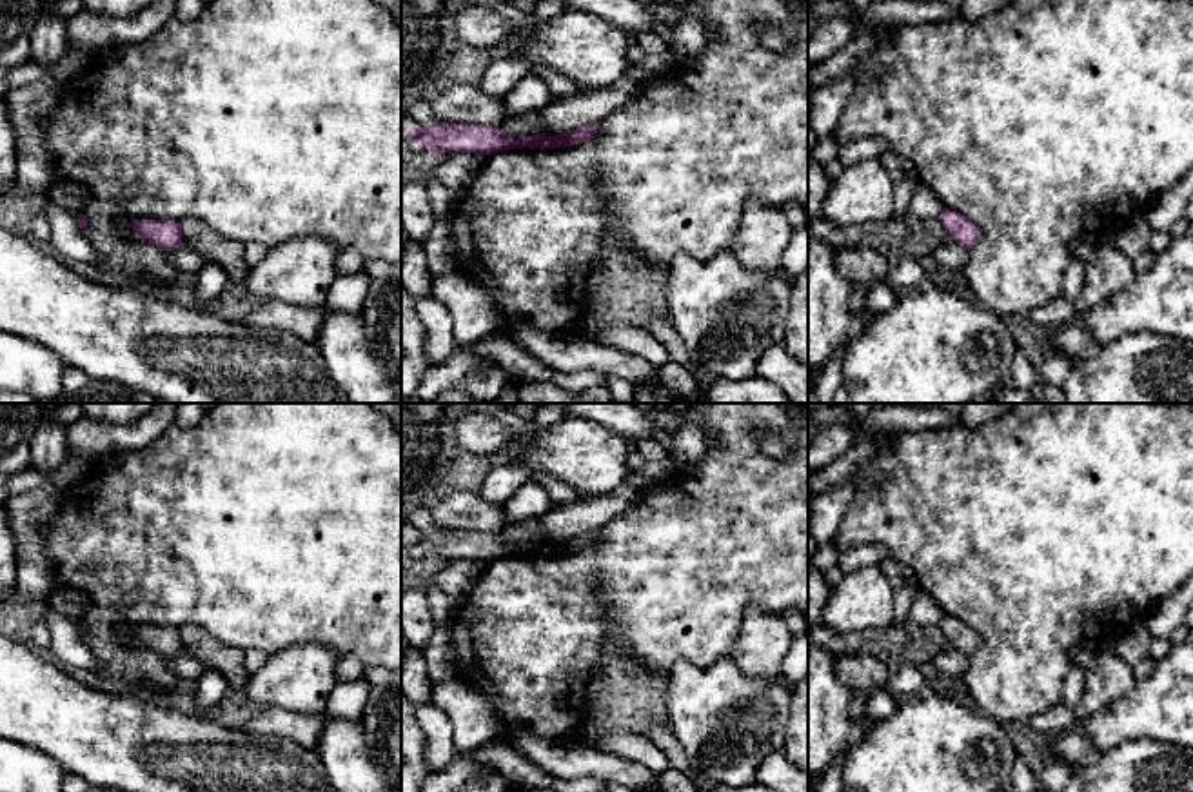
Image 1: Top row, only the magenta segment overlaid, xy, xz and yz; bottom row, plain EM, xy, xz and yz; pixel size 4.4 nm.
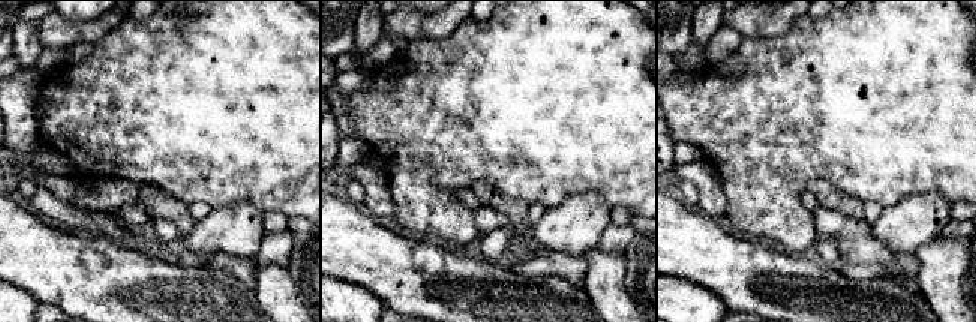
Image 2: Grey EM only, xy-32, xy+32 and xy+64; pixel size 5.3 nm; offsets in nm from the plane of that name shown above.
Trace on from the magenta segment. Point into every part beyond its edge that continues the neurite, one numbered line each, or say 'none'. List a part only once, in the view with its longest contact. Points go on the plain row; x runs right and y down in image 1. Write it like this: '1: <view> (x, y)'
1: xy (226, 660)

